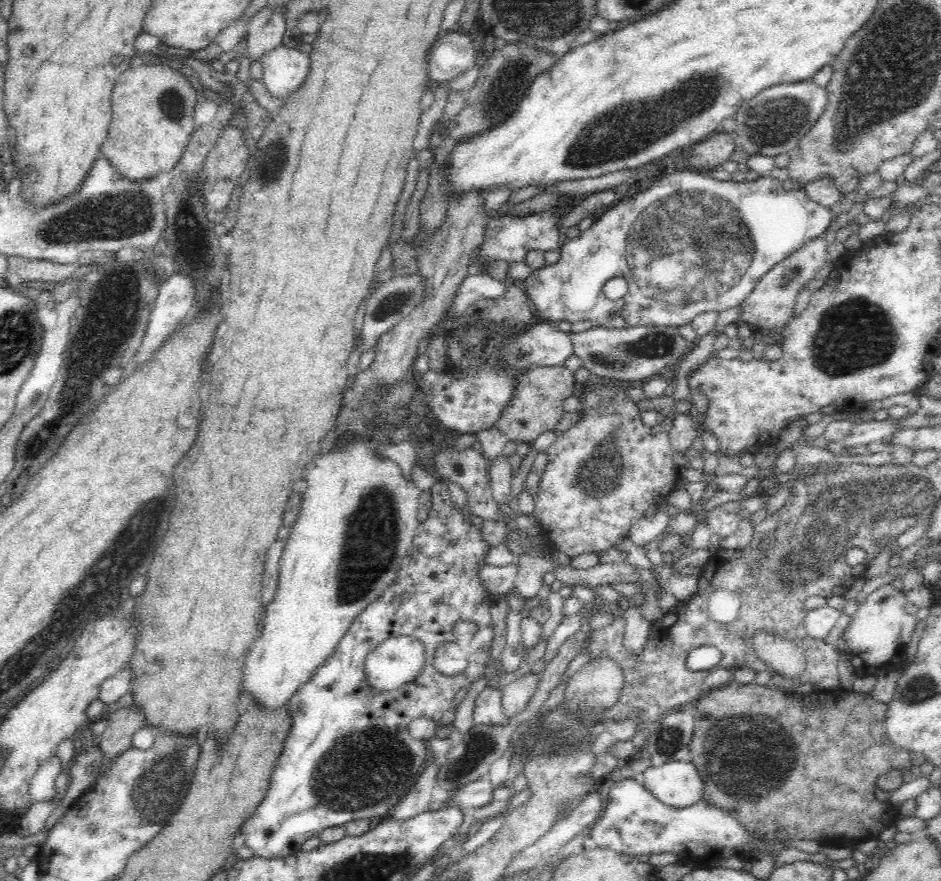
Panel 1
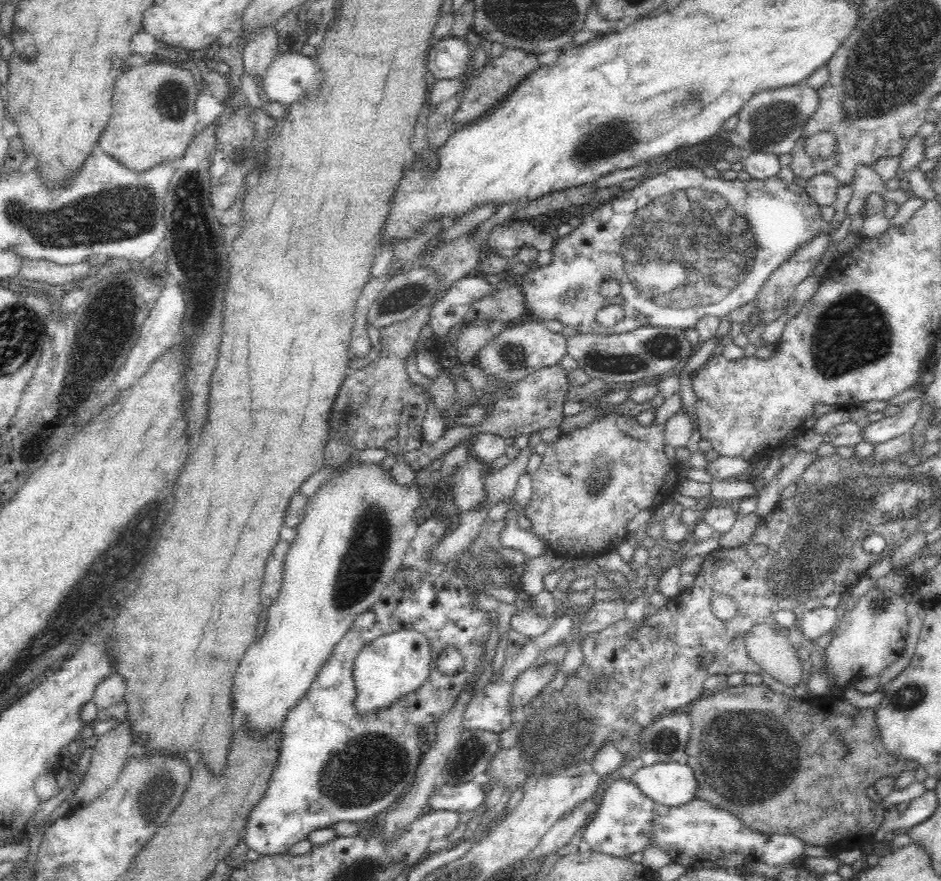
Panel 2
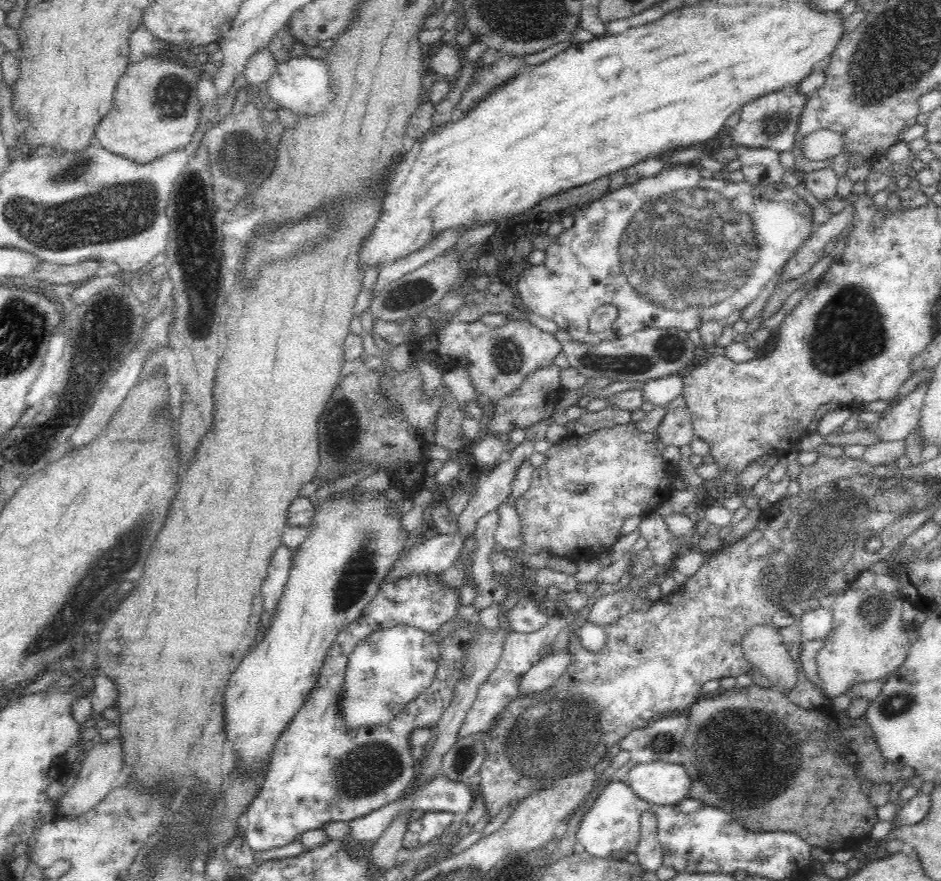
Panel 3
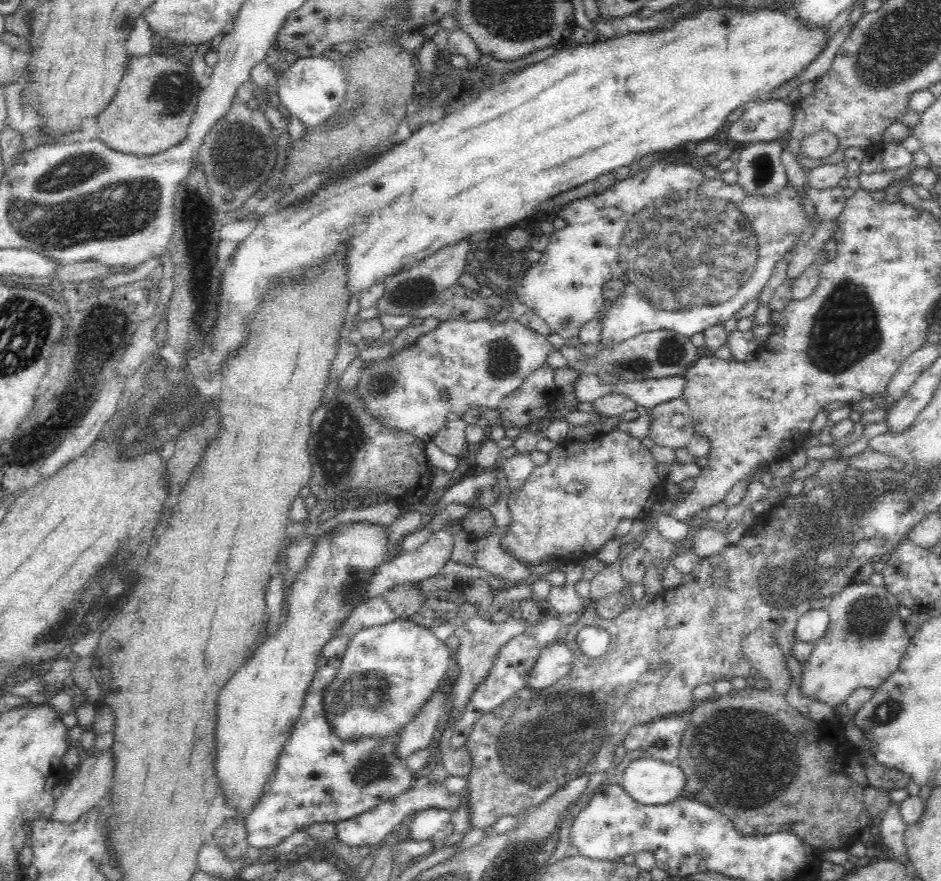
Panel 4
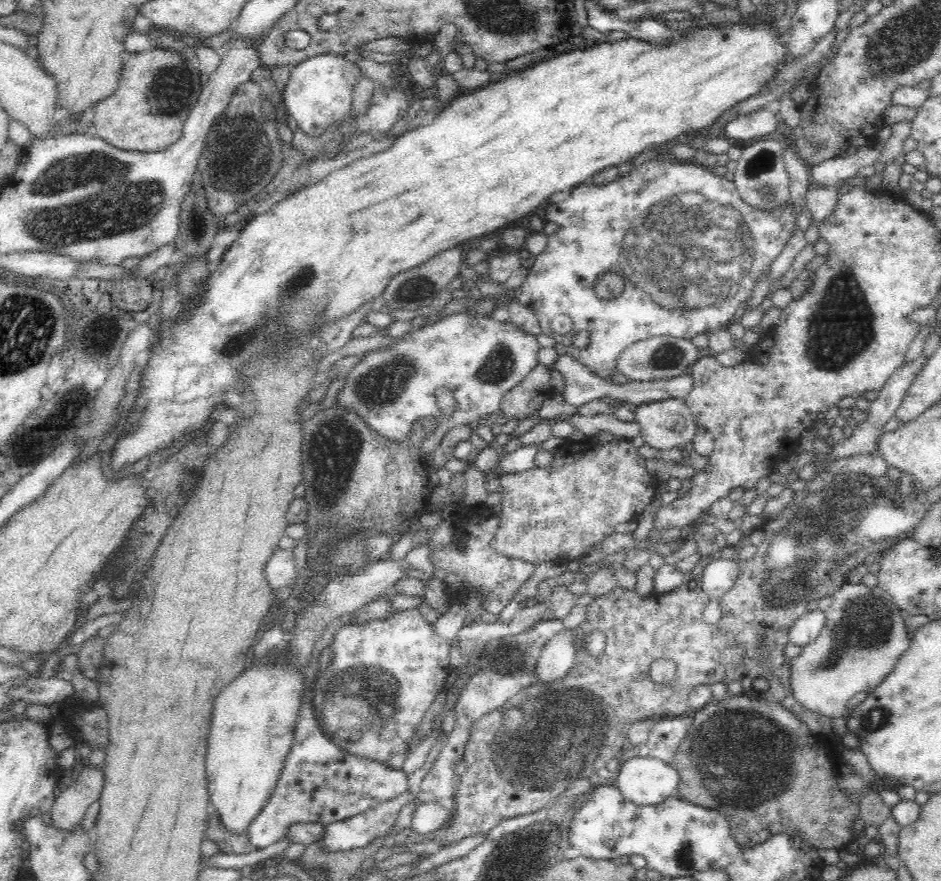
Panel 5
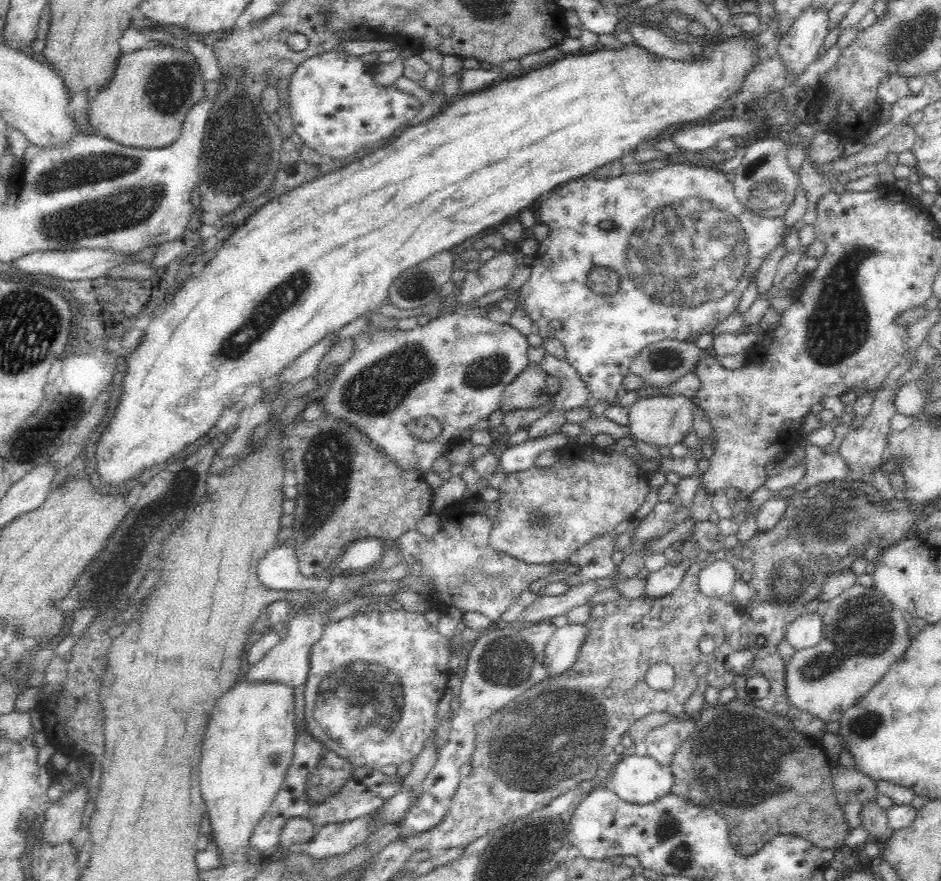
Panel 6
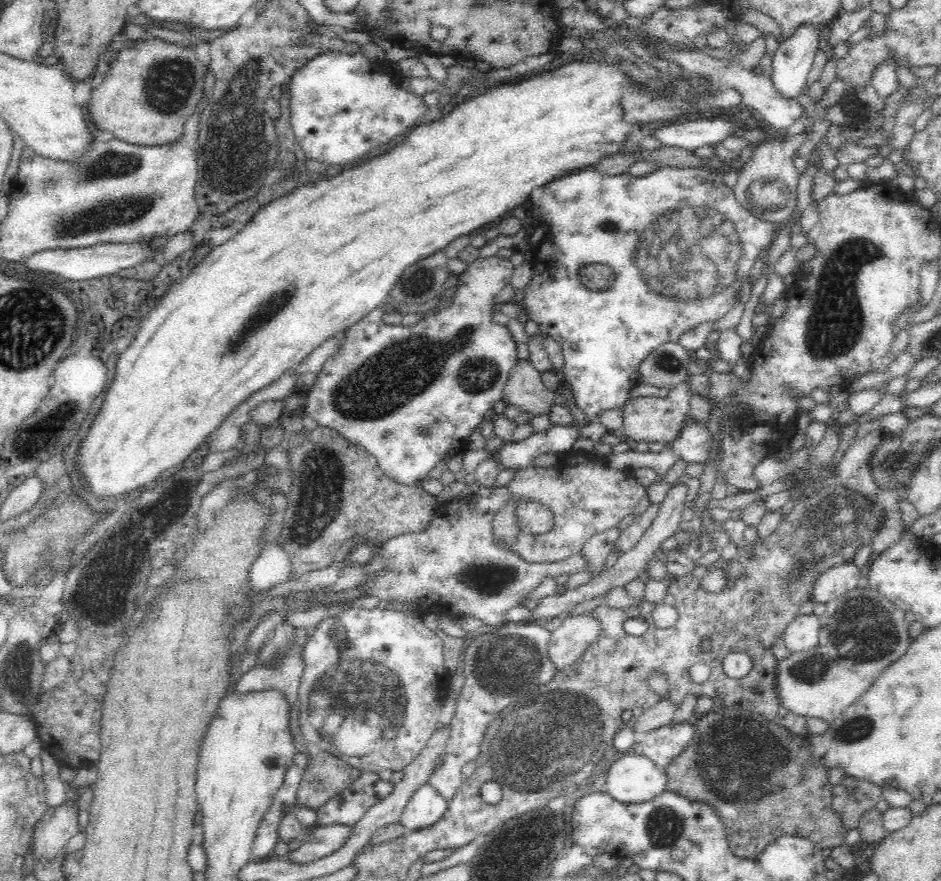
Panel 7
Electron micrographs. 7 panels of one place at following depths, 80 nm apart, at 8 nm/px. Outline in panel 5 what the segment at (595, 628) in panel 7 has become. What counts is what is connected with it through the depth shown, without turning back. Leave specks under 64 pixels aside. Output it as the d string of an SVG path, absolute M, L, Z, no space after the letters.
M575 628L556 632L544 645L536 665L538 682L552 683L563 678L576 662Z

